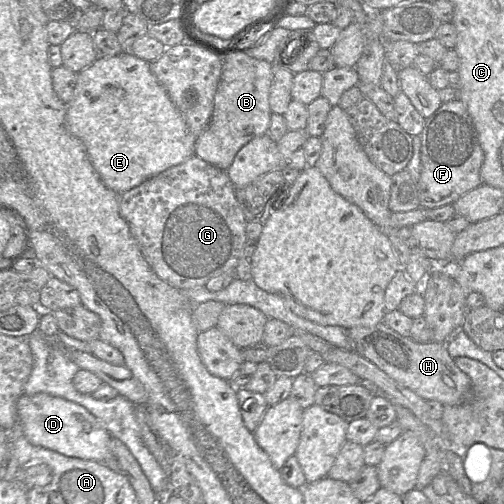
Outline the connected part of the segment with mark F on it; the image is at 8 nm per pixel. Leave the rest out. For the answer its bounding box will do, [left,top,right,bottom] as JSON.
[417,99,484,209]

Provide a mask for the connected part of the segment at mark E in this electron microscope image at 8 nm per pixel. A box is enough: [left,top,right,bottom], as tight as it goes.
[66,52,197,194]

